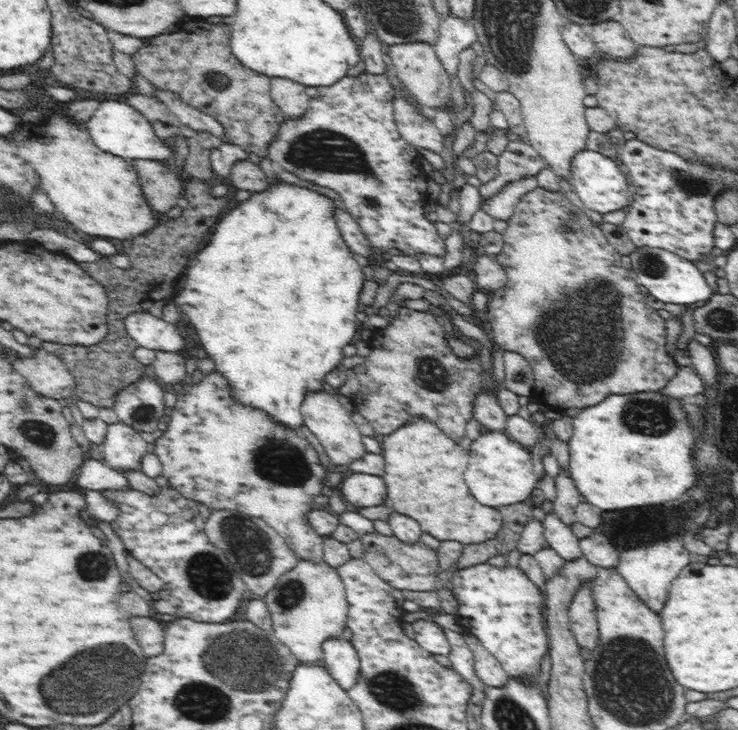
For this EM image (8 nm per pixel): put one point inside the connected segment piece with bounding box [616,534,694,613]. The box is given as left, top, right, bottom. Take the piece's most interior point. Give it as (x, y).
(649, 569)

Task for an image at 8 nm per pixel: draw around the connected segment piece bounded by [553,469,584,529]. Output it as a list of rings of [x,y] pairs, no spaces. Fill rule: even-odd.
[[[560,469],[560,472],[555,476],[555,485],[556,498],[553,500],[553,512],[572,529],[576,522],[574,507],[580,504],[584,498],[569,472],[565,472],[565,470]]]

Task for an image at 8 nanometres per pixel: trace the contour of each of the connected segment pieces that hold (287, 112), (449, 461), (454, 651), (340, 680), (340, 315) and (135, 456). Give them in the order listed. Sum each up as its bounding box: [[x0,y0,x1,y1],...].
[[270,77,310,118],[379,418,504,546],[446,629,487,691],[323,637,360,690],[172,176,364,431],[101,421,148,475]]

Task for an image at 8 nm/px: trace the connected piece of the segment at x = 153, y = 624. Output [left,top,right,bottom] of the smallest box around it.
[129,616,165,658]

